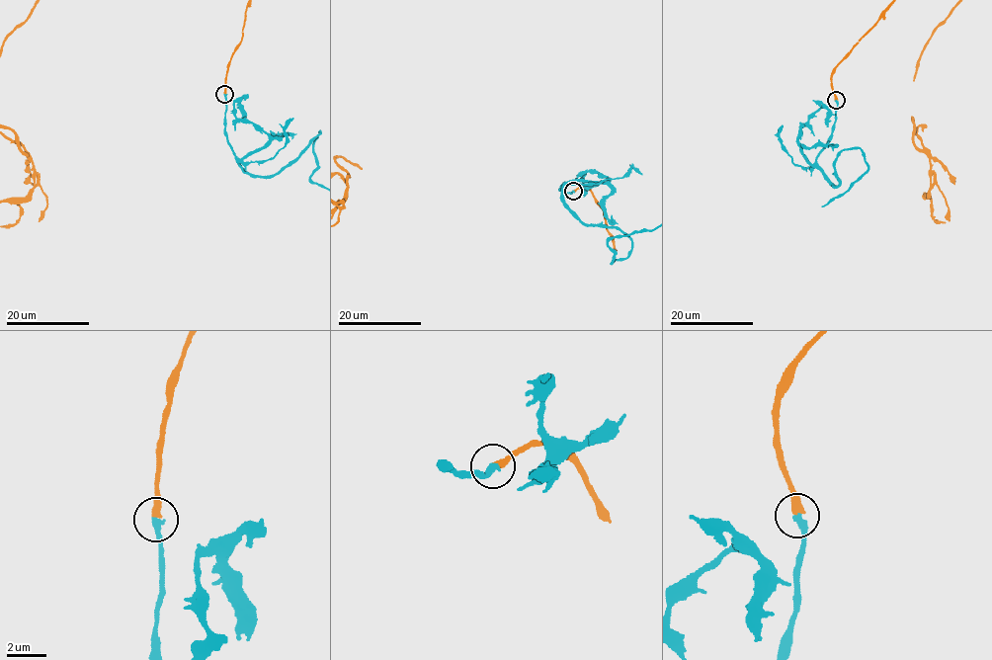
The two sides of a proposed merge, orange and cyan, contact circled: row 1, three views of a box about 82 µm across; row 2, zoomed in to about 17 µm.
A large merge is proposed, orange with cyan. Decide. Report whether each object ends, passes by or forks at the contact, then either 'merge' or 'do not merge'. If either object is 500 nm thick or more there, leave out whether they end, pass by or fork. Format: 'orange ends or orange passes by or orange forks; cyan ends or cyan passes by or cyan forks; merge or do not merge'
orange ends; cyan ends; merge

